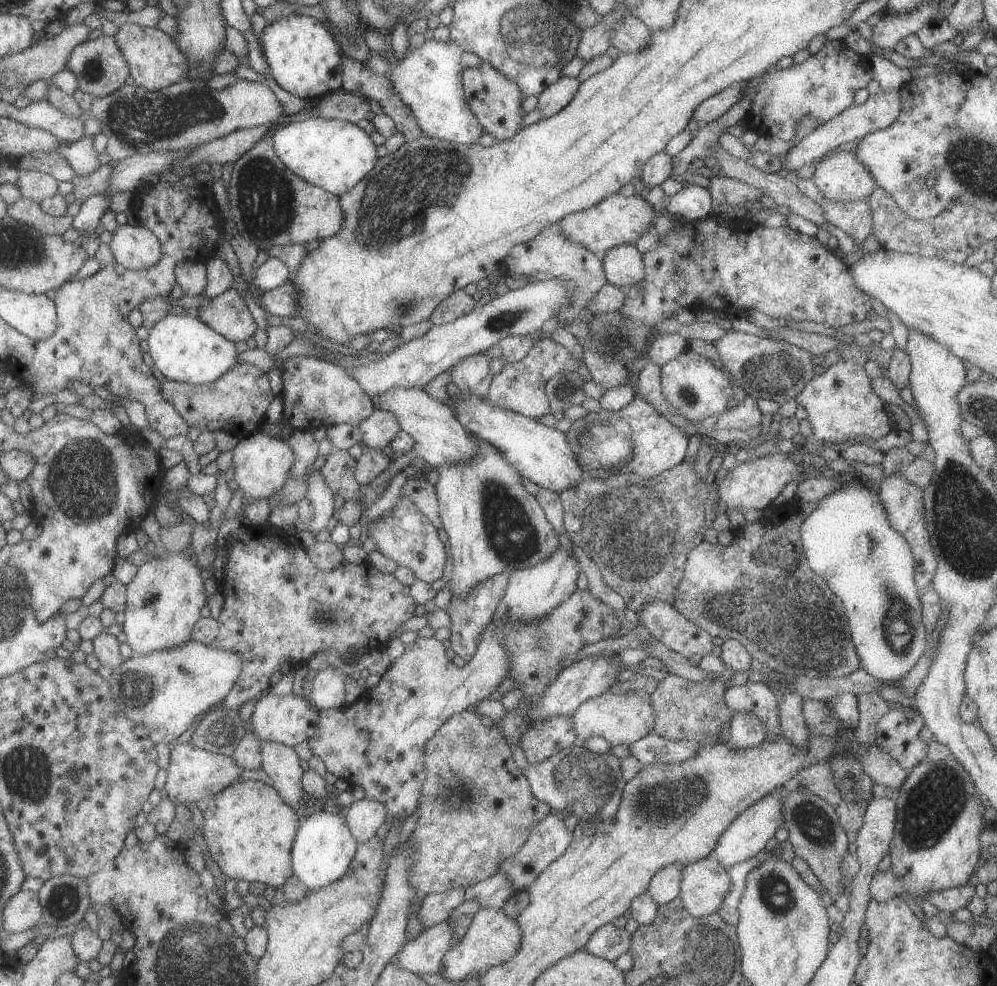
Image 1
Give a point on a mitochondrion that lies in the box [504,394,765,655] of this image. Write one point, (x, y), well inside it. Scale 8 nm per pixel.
(635, 532)

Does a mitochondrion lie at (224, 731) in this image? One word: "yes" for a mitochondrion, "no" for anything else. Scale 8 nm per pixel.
yes

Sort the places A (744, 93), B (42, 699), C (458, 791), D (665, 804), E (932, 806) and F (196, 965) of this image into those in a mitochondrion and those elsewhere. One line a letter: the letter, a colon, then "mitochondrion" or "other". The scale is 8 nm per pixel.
A: other
B: other
C: mitochondrion
D: mitochondrion
E: mitochondrion
F: mitochondrion

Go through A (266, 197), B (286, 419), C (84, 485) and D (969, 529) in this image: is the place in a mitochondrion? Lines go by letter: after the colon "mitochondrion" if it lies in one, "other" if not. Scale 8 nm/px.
A: mitochondrion
B: other
C: mitochondrion
D: mitochondrion

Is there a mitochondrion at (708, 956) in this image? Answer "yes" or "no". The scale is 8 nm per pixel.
yes

